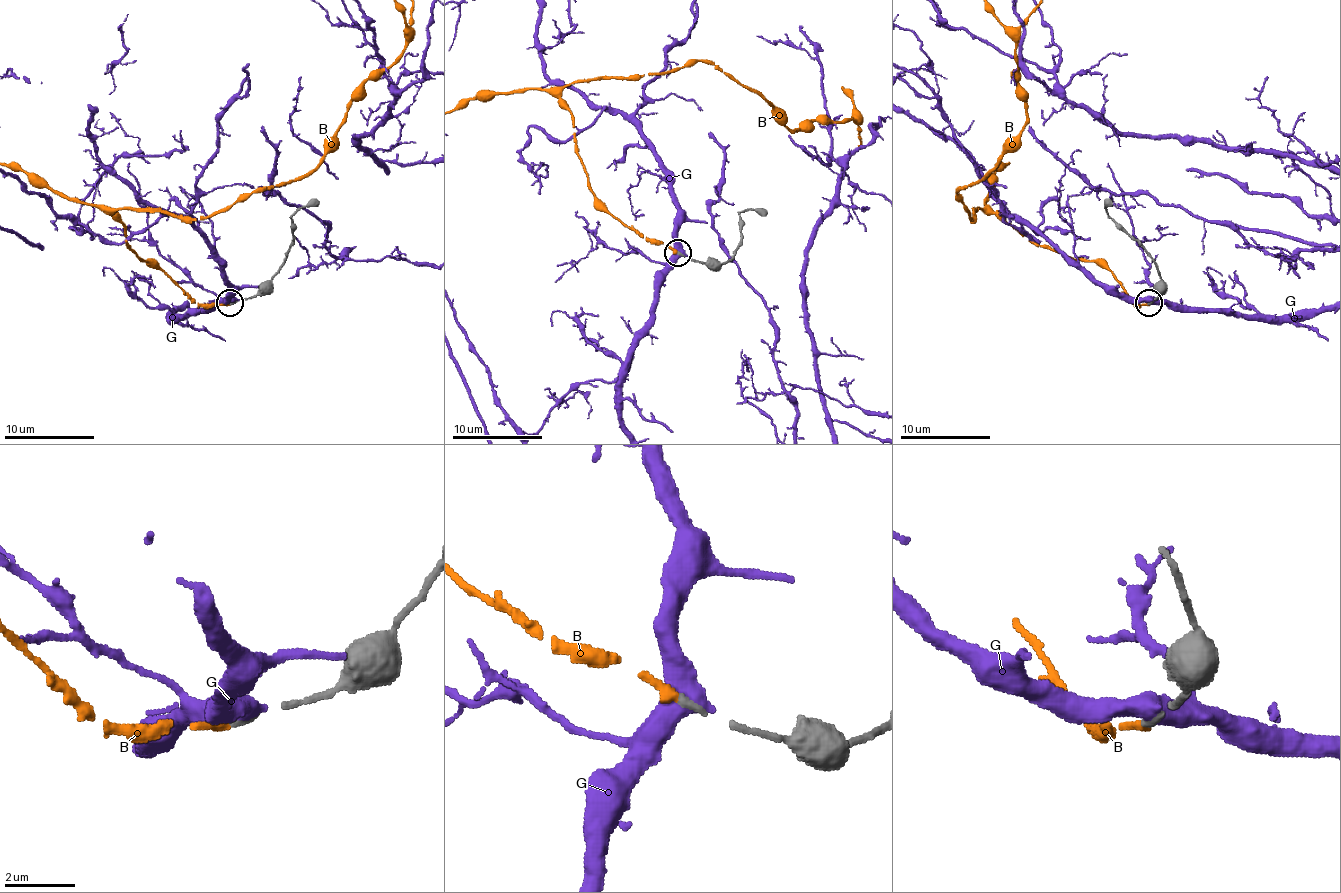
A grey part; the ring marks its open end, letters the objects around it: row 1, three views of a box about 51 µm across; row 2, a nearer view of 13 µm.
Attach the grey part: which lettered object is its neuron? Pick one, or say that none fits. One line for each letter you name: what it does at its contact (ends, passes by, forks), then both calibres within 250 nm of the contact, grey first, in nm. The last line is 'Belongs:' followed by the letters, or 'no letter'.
B: it ends there; 190 nm thick on the grey side, 240 nm on the other
Belongs: B

